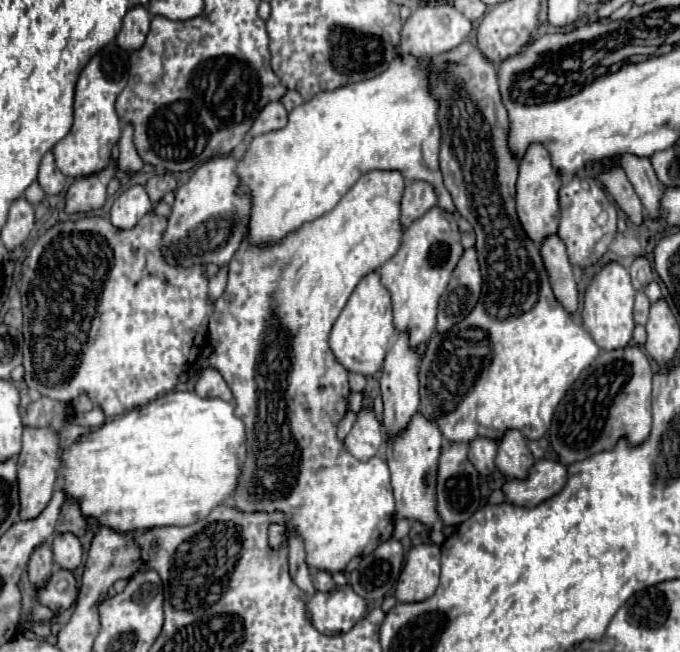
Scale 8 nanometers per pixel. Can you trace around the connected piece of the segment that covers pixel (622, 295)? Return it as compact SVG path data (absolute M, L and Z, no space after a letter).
M608 263L606 267L602 267L602 271L588 285L586 295L584 295L582 325L602 351L624 349L632 343L632 333L634 333L634 327L636 327L634 317L632 317L634 295L636 295L636 291L630 283L630 275L618 263Z

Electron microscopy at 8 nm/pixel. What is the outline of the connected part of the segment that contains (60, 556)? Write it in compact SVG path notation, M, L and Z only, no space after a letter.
M72 533L56 535L52 541L52 553L54 553L54 563L60 565L62 569L74 571L76 567L82 565L82 545L78 537Z

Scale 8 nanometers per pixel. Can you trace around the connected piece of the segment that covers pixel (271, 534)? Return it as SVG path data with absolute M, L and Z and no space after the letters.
M372 171L366 173L364 177L360 177L360 181L356 181L356 185L352 185L352 189L340 199L340 203L326 213L324 217L318 217L316 221L310 221L308 225L304 225L304 229L292 233L290 237L286 237L280 245L274 247L266 247L266 249L258 249L258 247L248 247L242 245L236 251L236 257L232 257L230 265L228 265L228 285L224 295L214 303L214 311L210 317L210 335L212 335L212 355L208 357L198 357L196 367L198 371L204 369L216 369L224 381L228 383L228 387L232 389L234 395L234 403L236 403L236 417L244 421L246 425L246 461L240 469L240 477L238 477L238 485L236 491L232 495L234 507L242 513L276 513L282 511L284 515L288 515L288 519L284 523L270 523L268 529L268 545L270 549L278 549L282 547L282 543L286 543L290 539L290 535L296 535L302 539L304 543L304 551L306 551L306 565L314 567L318 571L344 571L344 567L348 565L348 561L356 555L366 555L372 549L378 547L378 543L384 543L392 537L392 529L394 529L394 497L392 497L392 487L390 487L390 471L388 465L382 457L372 457L368 461L360 461L354 455L350 455L344 447L344 441L340 441L336 437L338 431L338 423L342 421L344 413L348 411L348 373L346 369L334 359L330 347L328 347L328 337L330 337L330 329L334 325L334 321L338 319L338 315L342 313L348 297L352 295L352 291L356 289L356 285L372 271L378 271L400 247L400 237L402 237L402 227L400 227L400 197L404 191L404 177L398 171Z

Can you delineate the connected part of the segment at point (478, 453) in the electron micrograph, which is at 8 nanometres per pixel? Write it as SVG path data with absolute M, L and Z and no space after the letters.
M478 437L476 441L470 443L470 455L468 459L472 461L472 465L476 465L480 475L492 475L496 471L496 453L498 453L498 443L496 441L488 441Z

